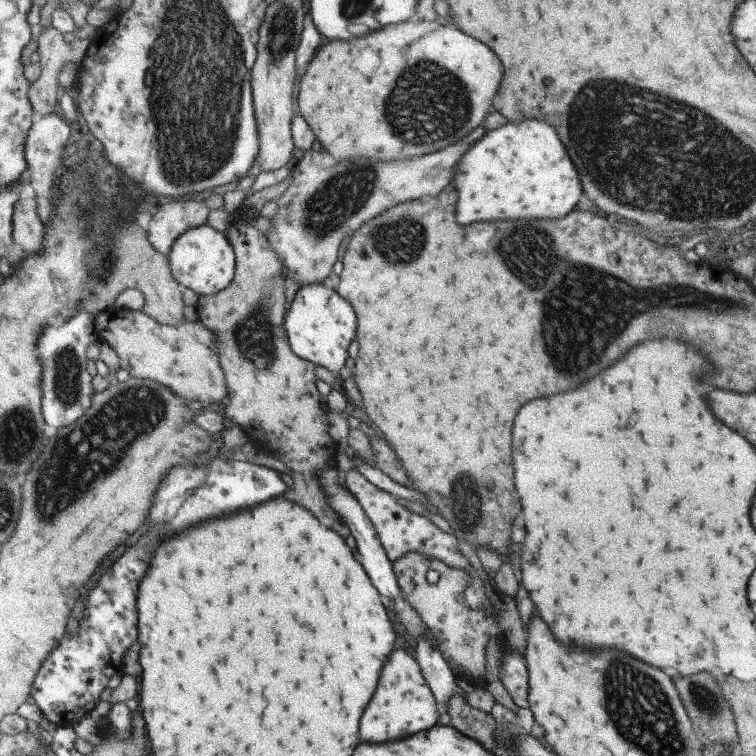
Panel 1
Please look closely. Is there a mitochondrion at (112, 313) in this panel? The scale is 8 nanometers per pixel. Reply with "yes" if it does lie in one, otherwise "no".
no

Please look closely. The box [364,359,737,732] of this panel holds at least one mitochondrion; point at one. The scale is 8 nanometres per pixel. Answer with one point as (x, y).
(704, 699)

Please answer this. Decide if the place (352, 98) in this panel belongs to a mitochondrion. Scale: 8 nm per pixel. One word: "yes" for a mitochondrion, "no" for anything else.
no

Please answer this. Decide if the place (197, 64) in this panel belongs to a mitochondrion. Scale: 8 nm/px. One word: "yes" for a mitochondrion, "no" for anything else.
yes

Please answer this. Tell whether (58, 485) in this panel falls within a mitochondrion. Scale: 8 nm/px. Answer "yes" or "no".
yes

